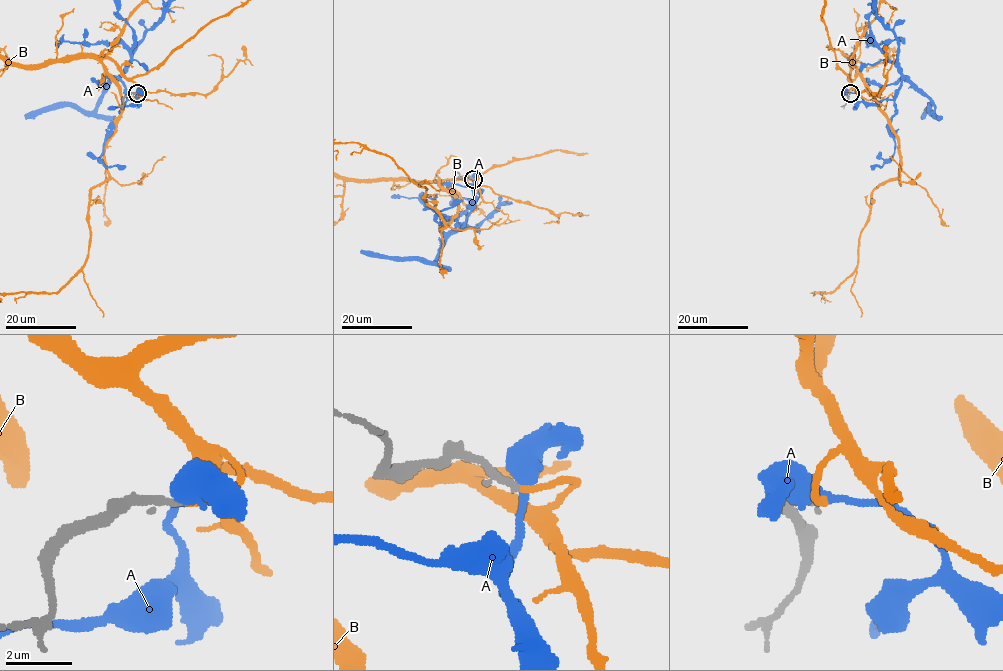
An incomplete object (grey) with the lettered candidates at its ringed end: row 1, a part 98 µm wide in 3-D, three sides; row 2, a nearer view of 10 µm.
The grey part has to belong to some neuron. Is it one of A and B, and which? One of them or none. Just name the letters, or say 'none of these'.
B

